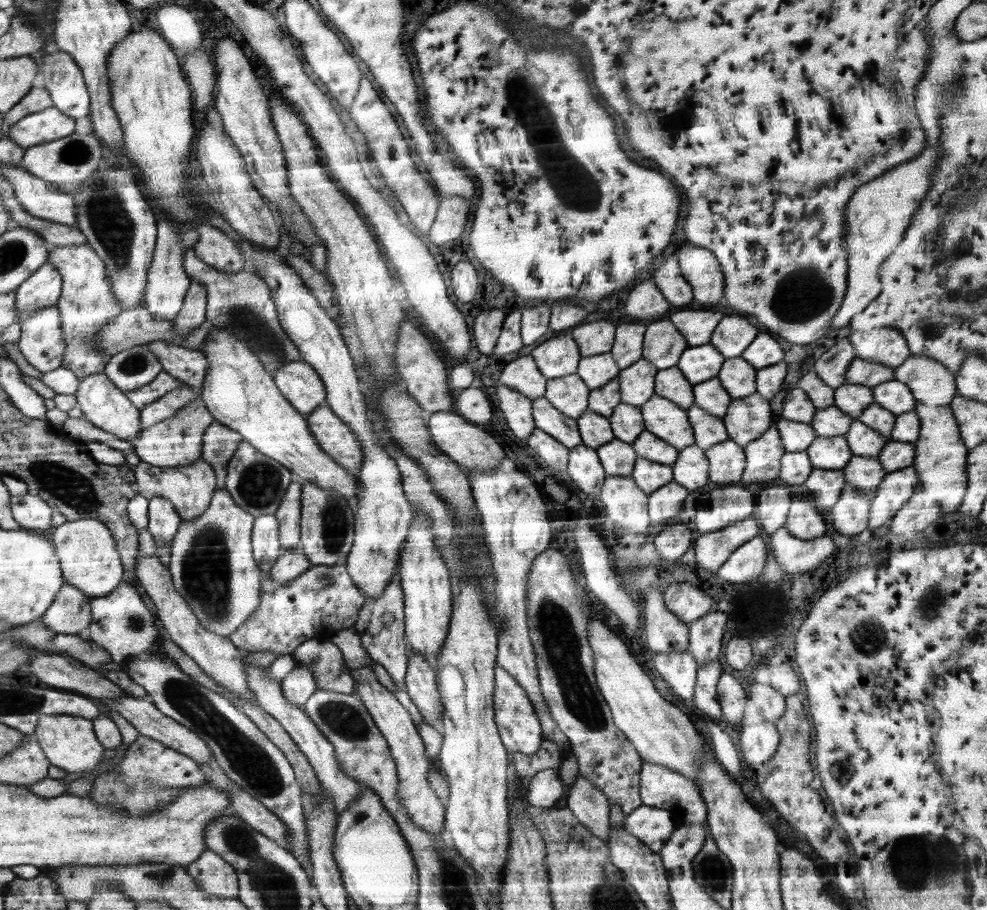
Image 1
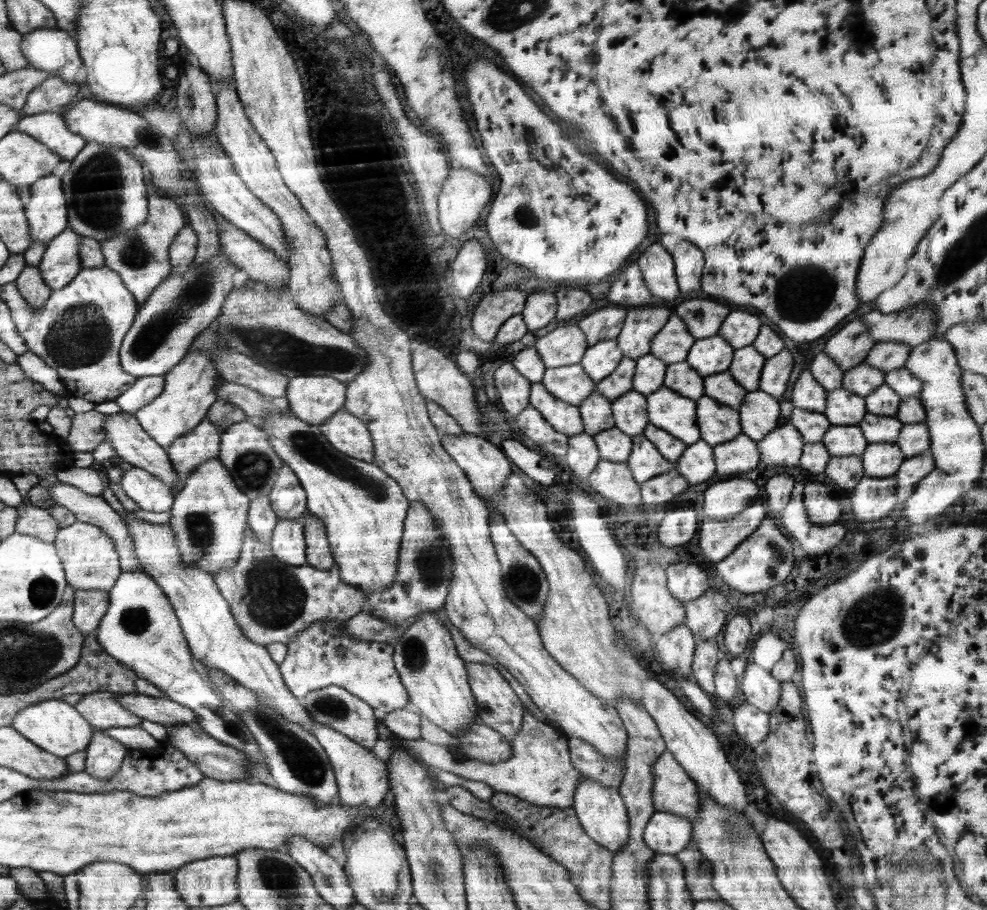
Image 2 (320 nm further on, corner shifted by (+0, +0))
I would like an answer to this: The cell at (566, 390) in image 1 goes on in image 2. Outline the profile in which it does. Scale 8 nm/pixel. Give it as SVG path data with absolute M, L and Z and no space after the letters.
M578 364L547 368L541 383L556 398L578 407L595 389L595 383Z

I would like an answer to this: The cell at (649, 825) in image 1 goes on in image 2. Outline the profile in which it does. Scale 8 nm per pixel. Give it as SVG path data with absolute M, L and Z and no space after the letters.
M656 811L644 827L643 841L656 853L675 855L692 845L692 826L684 816Z

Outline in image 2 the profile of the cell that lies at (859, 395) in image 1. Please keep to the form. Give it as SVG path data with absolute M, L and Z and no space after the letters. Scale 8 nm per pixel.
M860 363L850 370L843 371L842 387L856 396L864 397L872 394L878 386L883 385L885 373L874 369L868 363Z

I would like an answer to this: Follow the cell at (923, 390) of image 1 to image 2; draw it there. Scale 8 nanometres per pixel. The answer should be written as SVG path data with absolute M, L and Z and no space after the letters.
M945 338L930 339L912 347L904 367L931 385L960 381L962 376L953 346Z

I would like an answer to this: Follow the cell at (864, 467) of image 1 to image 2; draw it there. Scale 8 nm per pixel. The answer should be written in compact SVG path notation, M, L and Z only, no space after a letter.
M896 442L868 443L861 457L866 477L891 477L906 459Z

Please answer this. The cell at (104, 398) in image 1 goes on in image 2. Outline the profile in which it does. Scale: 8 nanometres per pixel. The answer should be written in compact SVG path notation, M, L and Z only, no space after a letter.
M121 410L119 414L106 416L103 427L106 439L112 443L114 450L122 458L125 466L134 465L148 471L150 474L158 475L171 490L175 488L175 484L177 484L177 472L172 466L167 450L163 446L160 446L160 443L157 443L147 431L143 430L135 414L122 412Z

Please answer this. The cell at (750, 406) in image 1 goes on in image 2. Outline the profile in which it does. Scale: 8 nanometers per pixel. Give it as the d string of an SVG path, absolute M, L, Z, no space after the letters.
M760 389L747 392L738 408L741 433L753 441L762 440L778 426L779 402Z

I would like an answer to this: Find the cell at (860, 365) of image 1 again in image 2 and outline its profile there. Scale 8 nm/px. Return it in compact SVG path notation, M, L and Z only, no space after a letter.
M900 341L876 342L865 358L874 369L887 373L905 366L911 346Z

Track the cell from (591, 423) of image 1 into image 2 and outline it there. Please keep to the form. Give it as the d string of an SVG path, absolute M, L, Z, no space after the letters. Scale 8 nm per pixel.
M596 390L578 406L584 425L583 432L589 435L601 433L615 426L611 402Z

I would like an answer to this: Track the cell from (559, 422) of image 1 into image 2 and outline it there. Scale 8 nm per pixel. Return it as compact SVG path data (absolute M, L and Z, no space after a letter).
M541 382L531 383L529 405L534 406L558 432L576 436L584 430L578 407L556 398Z

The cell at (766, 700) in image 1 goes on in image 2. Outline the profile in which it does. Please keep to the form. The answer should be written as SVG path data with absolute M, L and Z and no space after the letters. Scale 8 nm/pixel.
M752 662L740 676L739 686L746 696L746 702L769 713L781 697L781 682L772 676L771 671Z

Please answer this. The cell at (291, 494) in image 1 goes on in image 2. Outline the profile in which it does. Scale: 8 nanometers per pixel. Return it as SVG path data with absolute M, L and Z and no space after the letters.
M284 464L277 476L274 488L267 495L271 499L272 510L281 519L300 519L306 512L305 487L291 466Z

